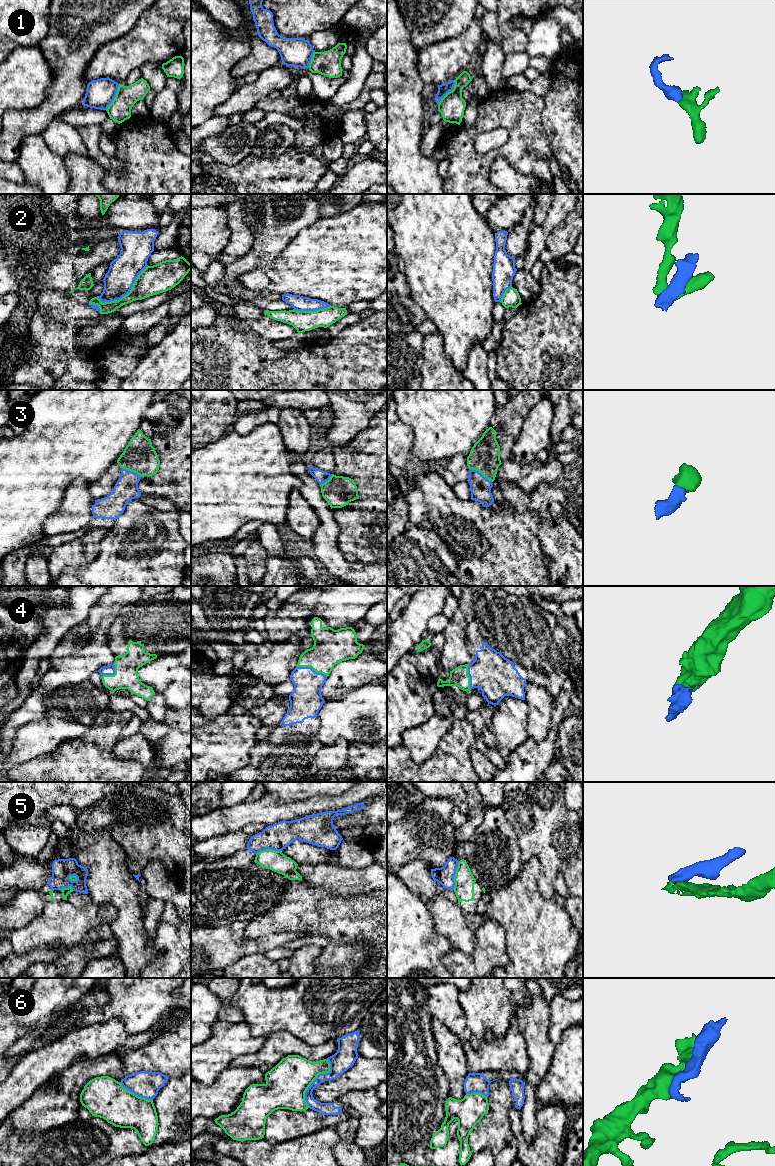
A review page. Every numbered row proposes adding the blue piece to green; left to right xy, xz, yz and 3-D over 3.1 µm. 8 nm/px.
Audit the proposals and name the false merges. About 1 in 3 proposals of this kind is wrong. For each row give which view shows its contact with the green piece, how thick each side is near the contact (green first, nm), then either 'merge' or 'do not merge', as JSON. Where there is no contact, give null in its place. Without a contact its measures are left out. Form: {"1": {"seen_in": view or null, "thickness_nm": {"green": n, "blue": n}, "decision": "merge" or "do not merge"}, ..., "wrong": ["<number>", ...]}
{"1": {"seen_in": "yz", "thickness_nm": {"green": 200, "blue": 90}, "decision": "merge"}, "2": {"seen_in": "xy", "thickness_nm": {"green": 220, "blue": 240}, "decision": "do not merge"}, "3": {"seen_in": "yz", "thickness_nm": {"green": 240, "blue": 170}, "decision": "merge"}, "4": {"seen_in": "xz", "thickness_nm": {"green": 280, "blue": 240}, "decision": "merge"}, "5": {"seen_in": "yz", "thickness_nm": {"green": 160, "blue": 140}, "decision": "do not merge"}, "6": {"seen_in": "xz", "thickness_nm": {"green": 340, "blue": 160}, "decision": "do not merge"}, "wrong": ["2", "5", "6"]}

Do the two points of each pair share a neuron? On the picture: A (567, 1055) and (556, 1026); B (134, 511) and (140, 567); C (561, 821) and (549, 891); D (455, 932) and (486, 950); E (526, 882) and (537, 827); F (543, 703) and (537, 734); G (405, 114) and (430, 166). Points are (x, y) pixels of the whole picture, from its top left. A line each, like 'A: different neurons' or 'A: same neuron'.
A: different neurons
B: same neuron
C: same neuron
D: different neurons
E: different neurons
F: same neuron
G: same neuron

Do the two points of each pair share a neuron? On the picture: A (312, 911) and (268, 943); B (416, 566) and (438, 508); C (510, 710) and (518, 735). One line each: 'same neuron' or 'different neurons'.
A: different neurons
B: different neurons
C: same neuron

